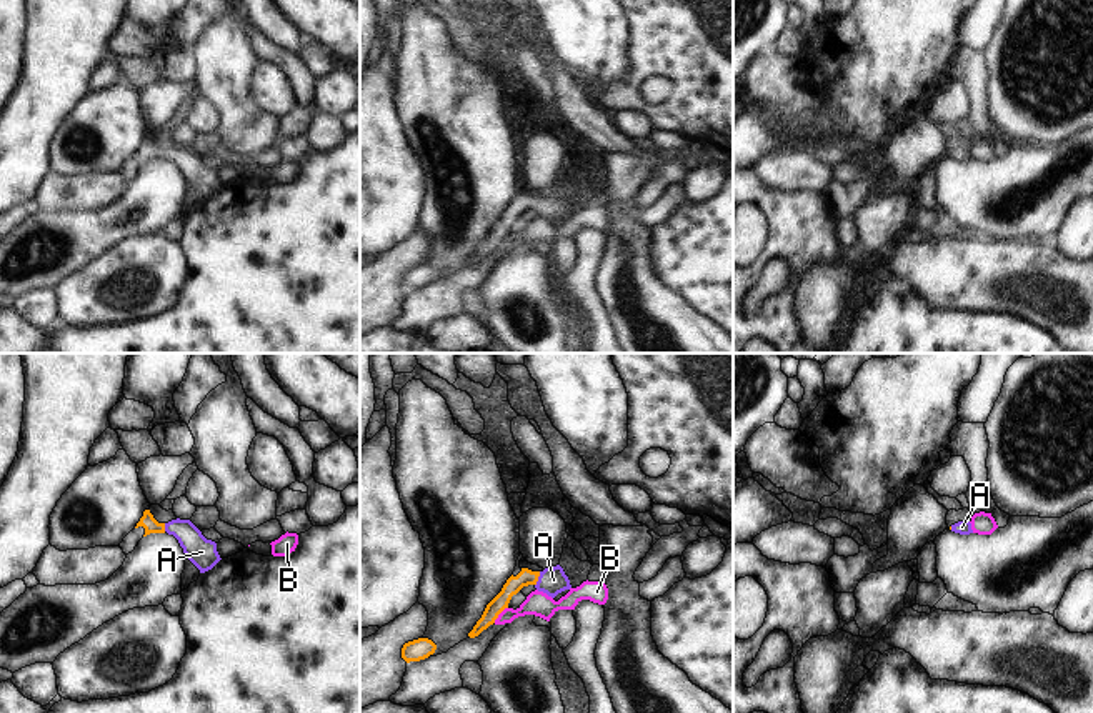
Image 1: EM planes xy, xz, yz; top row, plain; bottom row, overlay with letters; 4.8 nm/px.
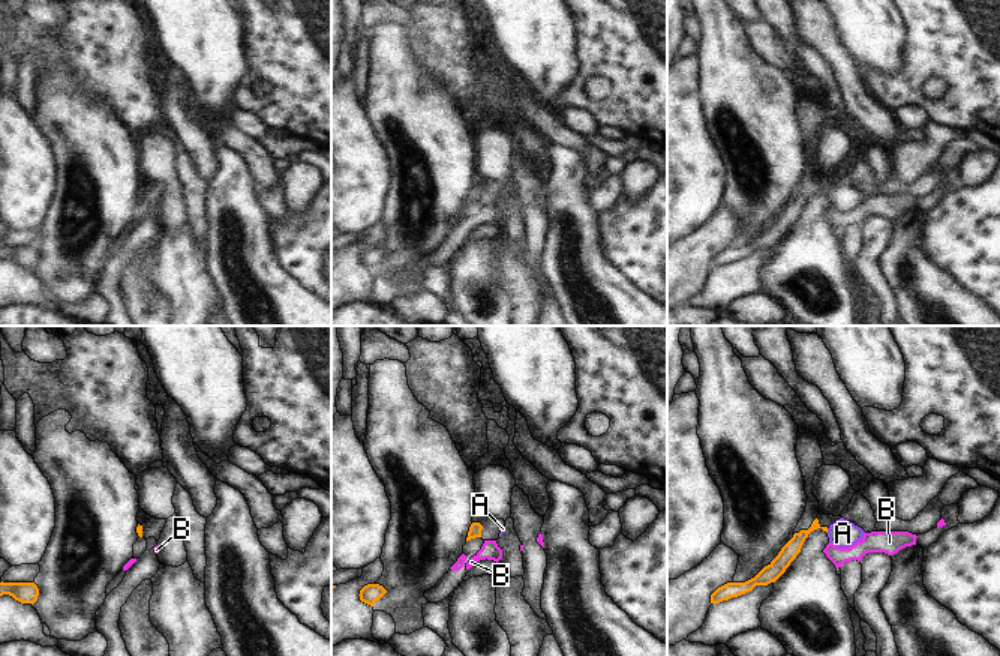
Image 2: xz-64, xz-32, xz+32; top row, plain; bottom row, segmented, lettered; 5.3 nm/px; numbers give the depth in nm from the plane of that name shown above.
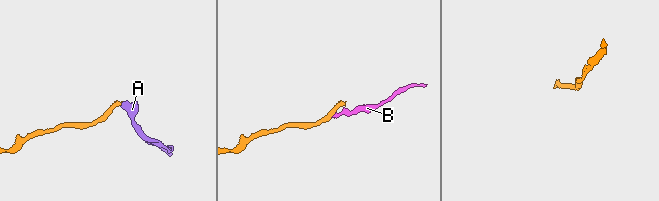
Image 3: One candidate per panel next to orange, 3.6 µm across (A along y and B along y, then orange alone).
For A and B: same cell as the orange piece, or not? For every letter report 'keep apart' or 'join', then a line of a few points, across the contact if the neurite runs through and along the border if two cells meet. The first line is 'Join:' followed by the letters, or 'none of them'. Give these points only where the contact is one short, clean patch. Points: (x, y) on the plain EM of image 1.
Join: A
A: join | xz (525, 204), (537, 205), (553, 207)
B: keep apart | xz (507, 234), (494, 249)

